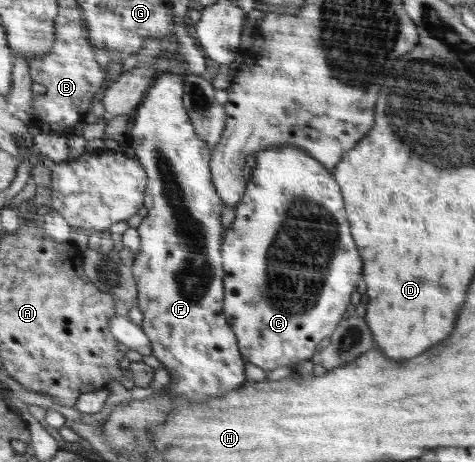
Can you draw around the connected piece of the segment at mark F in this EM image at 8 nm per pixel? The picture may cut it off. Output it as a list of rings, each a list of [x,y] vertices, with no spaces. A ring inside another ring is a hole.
[[[169,72],[161,74],[155,78],[153,84],[146,92],[146,96],[135,110],[134,120],[129,132],[129,143],[135,152],[135,156],[139,159],[139,162],[142,163],[142,167],[145,169],[148,178],[144,192],[144,207],[147,208],[148,213],[143,217],[143,222],[141,222],[141,225],[137,228],[141,241],[141,250],[139,254],[135,256],[133,265],[131,266],[131,272],[138,288],[137,305],[144,316],[140,327],[145,331],[147,337],[149,337],[149,341],[151,341],[151,354],[163,363],[163,368],[167,370],[171,377],[170,383],[168,383],[163,390],[169,391],[169,394],[173,396],[185,395],[185,397],[189,397],[191,400],[195,401],[195,398],[201,398],[201,400],[203,400],[205,396],[219,396],[221,392],[239,389],[246,380],[245,358],[241,356],[241,351],[239,351],[237,346],[235,333],[233,332],[233,329],[231,329],[231,325],[227,323],[227,317],[223,312],[223,278],[225,270],[222,267],[221,256],[221,233],[223,232],[221,216],[225,206],[223,205],[223,202],[221,202],[221,198],[219,198],[215,186],[213,186],[210,173],[211,155],[209,148],[206,147],[205,142],[203,142],[197,135],[197,132],[195,132],[191,119],[183,106],[183,93],[184,78],[182,75]]]

